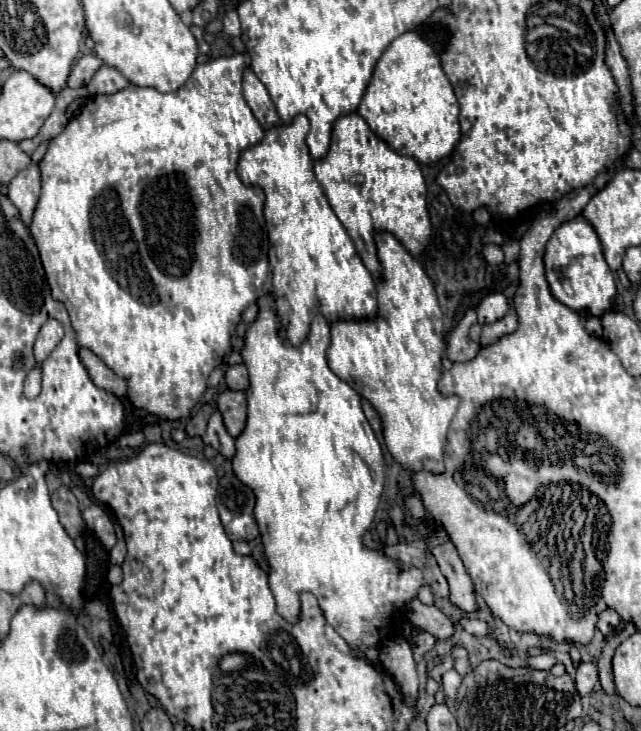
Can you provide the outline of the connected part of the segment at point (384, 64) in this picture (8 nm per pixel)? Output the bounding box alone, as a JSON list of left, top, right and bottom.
[358,30,460,164]

